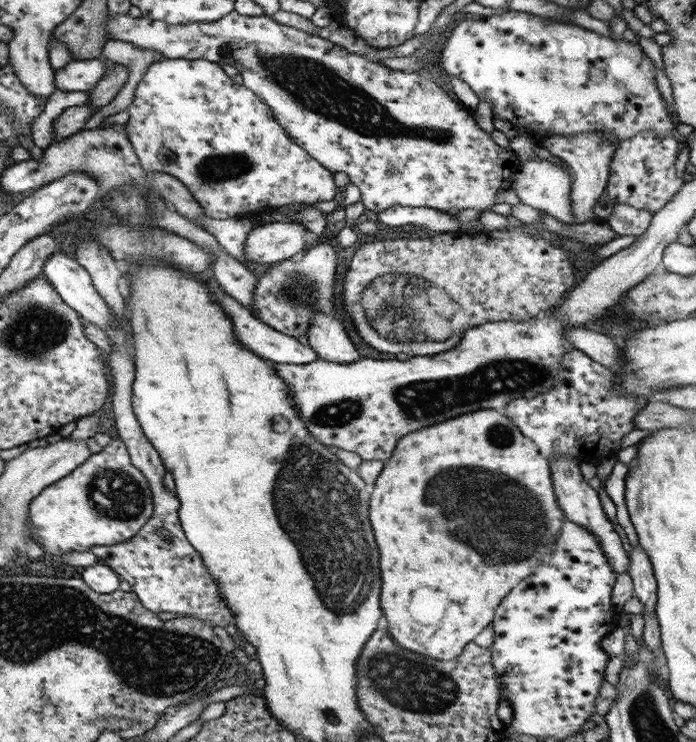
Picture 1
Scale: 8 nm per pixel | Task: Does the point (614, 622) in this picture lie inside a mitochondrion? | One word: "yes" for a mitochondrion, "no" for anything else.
no

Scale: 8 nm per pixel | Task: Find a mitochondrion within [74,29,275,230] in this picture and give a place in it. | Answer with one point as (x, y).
(213, 169)

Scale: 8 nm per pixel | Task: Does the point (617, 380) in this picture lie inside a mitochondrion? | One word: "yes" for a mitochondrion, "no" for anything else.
no

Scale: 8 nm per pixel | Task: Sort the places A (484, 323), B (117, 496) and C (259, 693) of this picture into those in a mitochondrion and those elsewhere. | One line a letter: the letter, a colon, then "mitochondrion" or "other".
A: other
B: mitochondrion
C: other

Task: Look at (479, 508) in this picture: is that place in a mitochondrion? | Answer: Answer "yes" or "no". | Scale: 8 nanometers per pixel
yes

